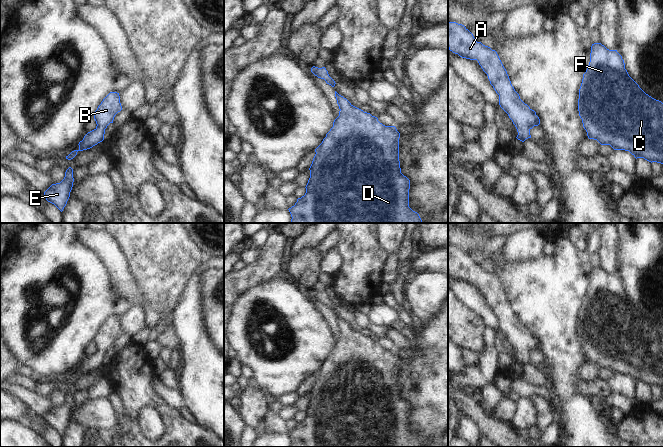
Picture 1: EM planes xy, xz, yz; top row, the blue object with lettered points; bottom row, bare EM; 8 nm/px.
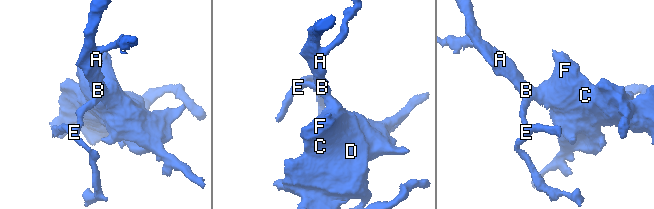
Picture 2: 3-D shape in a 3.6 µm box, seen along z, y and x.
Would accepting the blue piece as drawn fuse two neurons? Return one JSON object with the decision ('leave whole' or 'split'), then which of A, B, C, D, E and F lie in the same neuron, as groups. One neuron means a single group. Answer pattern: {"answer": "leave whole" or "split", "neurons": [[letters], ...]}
{"answer": "leave whole", "neurons": [["A", "B", "C", "D", "E", "F"]]}

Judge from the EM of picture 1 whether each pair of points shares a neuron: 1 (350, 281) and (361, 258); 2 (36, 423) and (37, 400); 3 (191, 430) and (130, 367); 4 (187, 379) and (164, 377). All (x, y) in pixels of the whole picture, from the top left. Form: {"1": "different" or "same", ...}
{"1": "same", "2": "different", "3": "same", "4": "different"}

